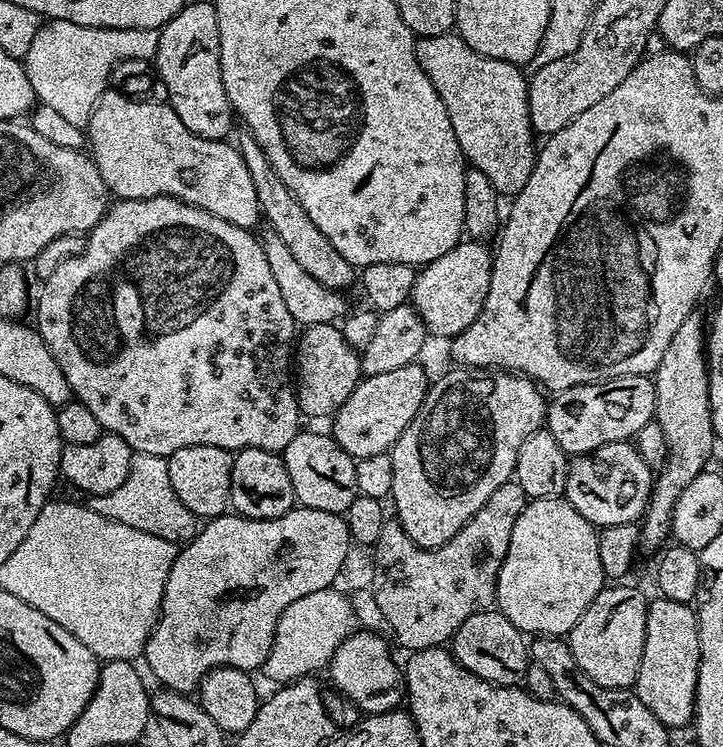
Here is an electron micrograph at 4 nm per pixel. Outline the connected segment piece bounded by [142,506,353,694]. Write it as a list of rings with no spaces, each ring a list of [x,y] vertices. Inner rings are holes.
[[[299,506],[291,508],[284,517],[273,520],[251,520],[245,516],[225,514],[211,517],[205,524],[208,525],[205,528],[203,525],[197,531],[196,537],[187,541],[176,553],[174,566],[170,566],[170,574],[166,578],[166,590],[162,594],[160,616],[156,619],[156,627],[148,636],[142,657],[143,663],[148,663],[149,670],[161,680],[159,683],[163,687],[185,694],[195,693],[199,689],[204,675],[214,668],[237,668],[246,673],[251,673],[252,668],[263,669],[266,658],[272,649],[278,618],[282,618],[282,610],[286,610],[286,606],[290,606],[290,602],[298,602],[298,598],[306,598],[306,594],[314,594],[314,590],[332,587],[339,567],[345,561],[349,545],[353,542],[352,535],[348,532],[348,523],[344,520],[343,515]]]

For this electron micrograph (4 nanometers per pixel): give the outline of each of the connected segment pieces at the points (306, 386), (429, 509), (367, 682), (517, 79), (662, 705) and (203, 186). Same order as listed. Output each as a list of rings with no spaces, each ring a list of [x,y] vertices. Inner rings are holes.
[[[333,324],[309,325],[300,335],[294,350],[294,387],[301,413],[331,417],[340,409],[362,378],[359,353]]]
[[[456,366],[453,369],[453,372],[448,372],[445,376],[438,377],[437,380],[435,377],[431,381],[418,414],[414,414],[410,426],[406,426],[406,430],[402,430],[402,434],[390,450],[394,462],[394,486],[392,487],[390,504],[396,507],[394,516],[400,521],[402,530],[406,530],[409,538],[420,548],[441,548],[443,544],[450,542],[450,538],[454,538],[454,534],[458,534],[458,530],[462,530],[462,526],[466,526],[466,522],[470,522],[470,518],[474,514],[478,514],[478,510],[482,510],[486,498],[490,498],[490,494],[494,494],[494,490],[498,490],[498,486],[507,484],[513,479],[518,462],[518,450],[522,450],[522,442],[526,442],[526,438],[530,438],[530,434],[541,431],[545,427],[548,415],[549,401],[546,399],[545,393],[535,380],[530,380],[523,374],[507,370],[485,370],[467,366]]]
[[[367,630],[353,631],[351,636],[347,636],[338,646],[338,650],[332,656],[332,663],[328,665],[327,675],[332,675],[332,684],[344,696],[349,696],[358,707],[361,713],[371,714],[374,712],[390,712],[401,707],[405,699],[406,692],[402,687],[402,668],[392,657],[392,652],[388,649],[388,644],[383,640],[380,632]]]
[[[447,32],[441,36],[421,36],[416,42],[418,66],[426,70],[426,78],[434,82],[434,90],[438,90],[438,98],[446,106],[446,114],[450,114],[450,126],[454,126],[454,138],[458,138],[458,146],[464,151],[465,161],[471,167],[482,170],[486,178],[490,178],[490,186],[501,197],[517,196],[526,186],[526,178],[530,178],[530,170],[536,161],[537,145],[532,145],[534,133],[530,122],[530,106],[528,105],[528,80],[521,69],[510,62],[502,62],[494,58],[486,58],[478,54],[478,50],[470,50],[459,34]]]
[[[659,598],[651,601],[646,614],[646,642],[642,662],[638,670],[638,678],[634,691],[638,698],[662,722],[665,728],[675,730],[683,724],[691,725],[696,715],[696,687],[698,686],[698,670],[700,669],[700,621],[698,612],[692,604],[683,604],[673,600]]]
[[[120,90],[104,91],[86,125],[87,147],[109,193],[116,200],[173,196],[176,200],[198,206],[210,214],[218,214],[218,218],[226,218],[234,226],[255,229],[255,224],[262,220],[258,194],[254,194],[254,182],[246,171],[246,162],[242,162],[242,154],[238,154],[235,143],[227,139],[201,138],[198,134],[186,130],[186,126],[180,124],[178,114],[174,114],[174,110],[167,103],[132,99],[136,98]]]

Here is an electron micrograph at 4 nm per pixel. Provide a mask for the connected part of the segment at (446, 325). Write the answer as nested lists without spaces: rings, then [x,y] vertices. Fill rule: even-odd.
[[[465,239],[456,244],[454,250],[442,254],[442,258],[423,265],[417,271],[410,303],[433,337],[451,338],[462,334],[462,330],[478,318],[482,302],[486,302],[490,290],[493,249],[488,247],[487,243],[479,240]]]

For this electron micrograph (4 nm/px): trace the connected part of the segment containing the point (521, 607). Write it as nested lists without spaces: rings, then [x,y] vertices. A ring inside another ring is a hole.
[[[532,498],[525,504],[518,522],[514,522],[514,534],[510,534],[510,550],[502,562],[496,583],[495,607],[519,632],[538,636],[567,637],[578,618],[594,602],[594,598],[606,586],[602,570],[602,558],[598,558],[598,532],[589,520],[582,518],[578,510],[564,498]]]

